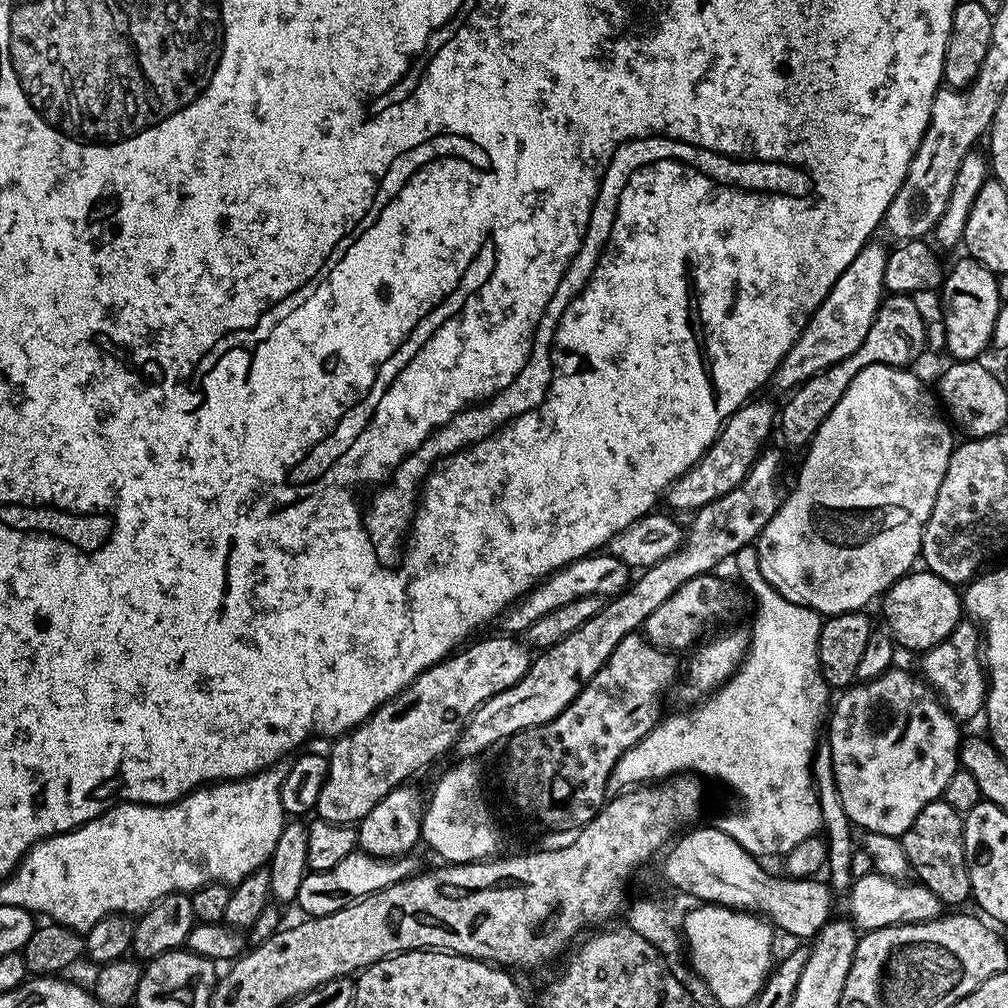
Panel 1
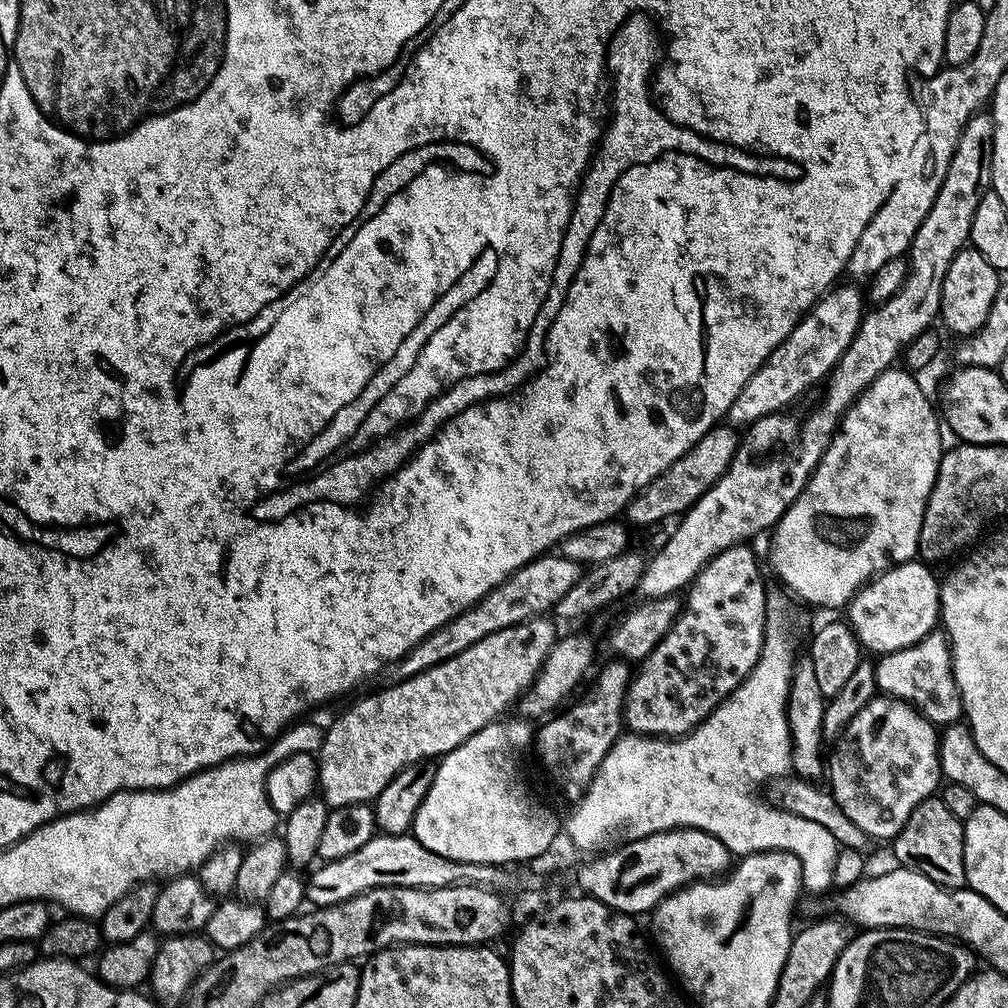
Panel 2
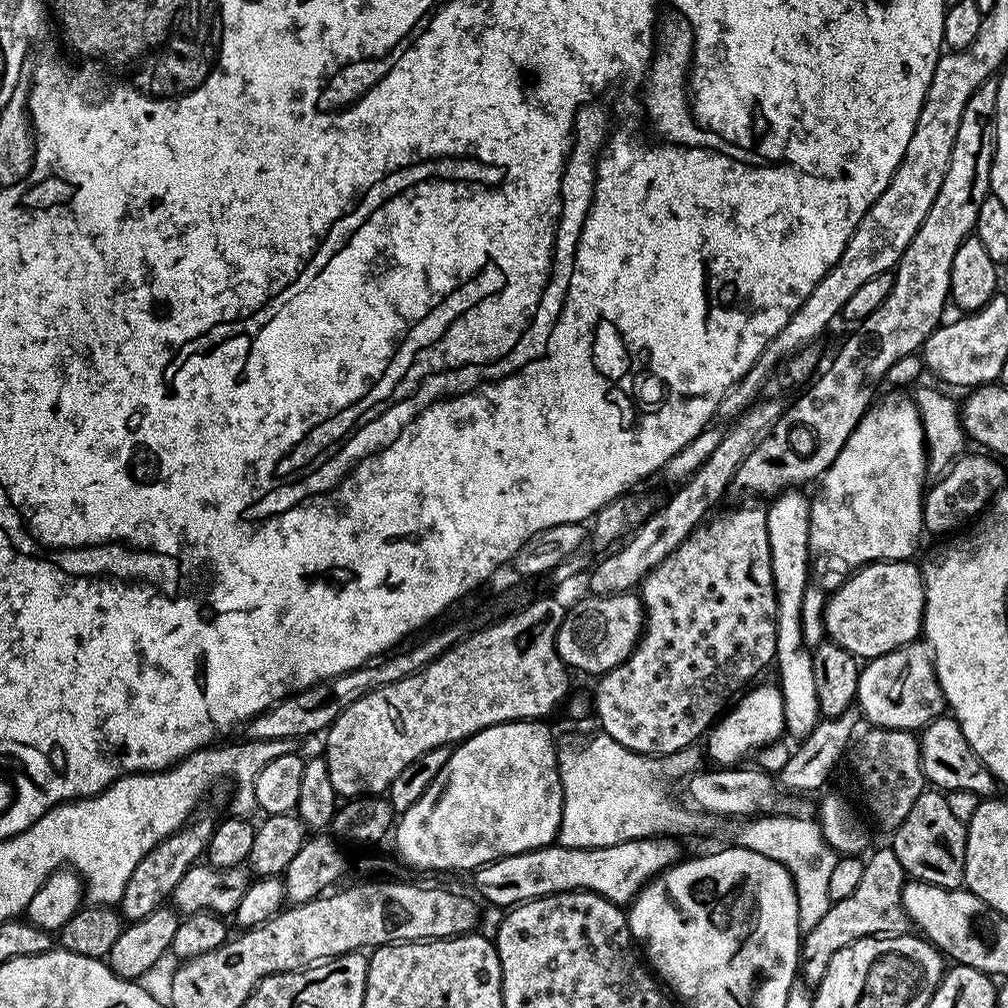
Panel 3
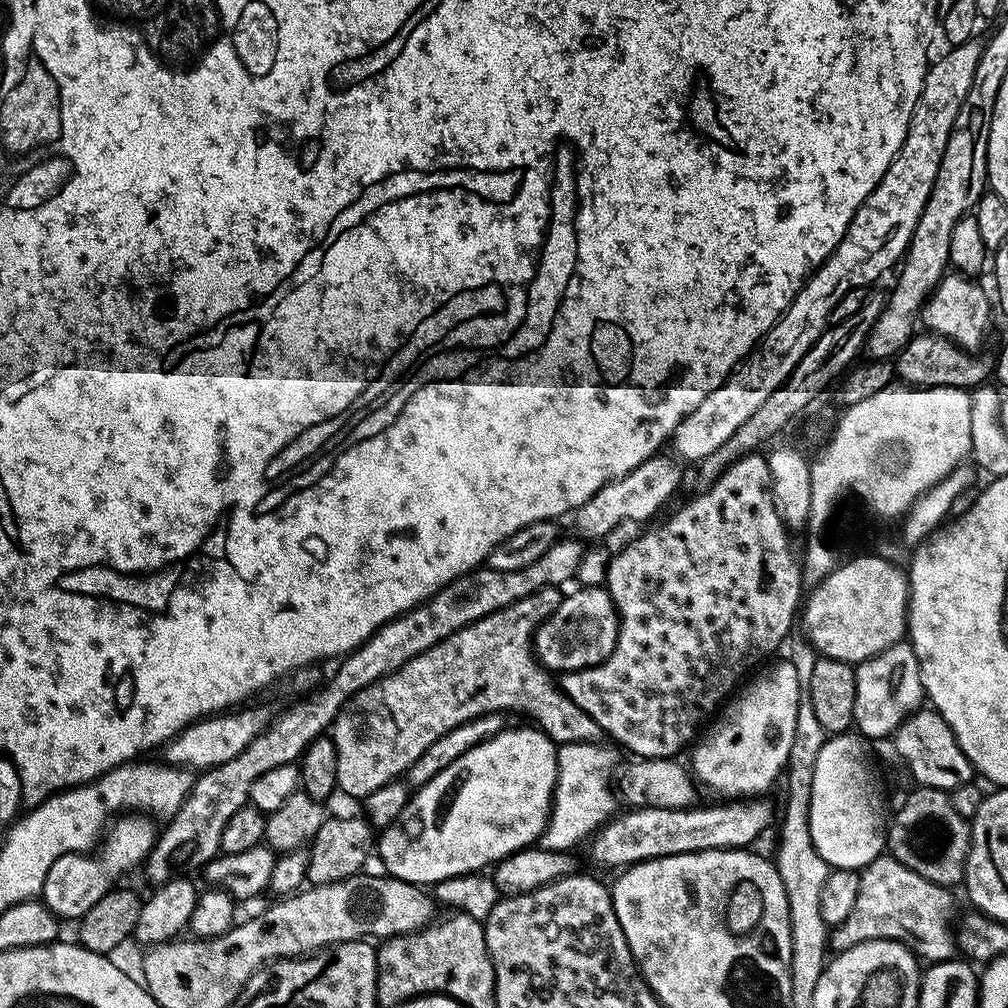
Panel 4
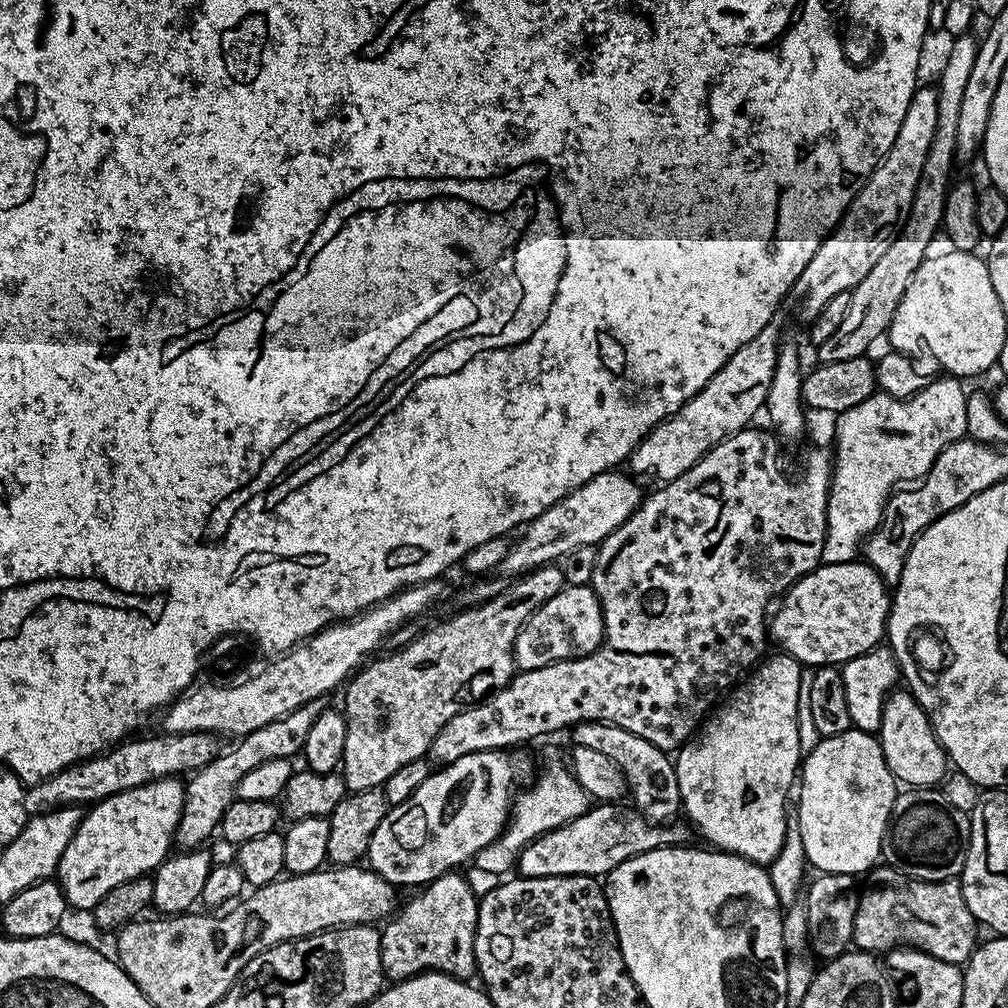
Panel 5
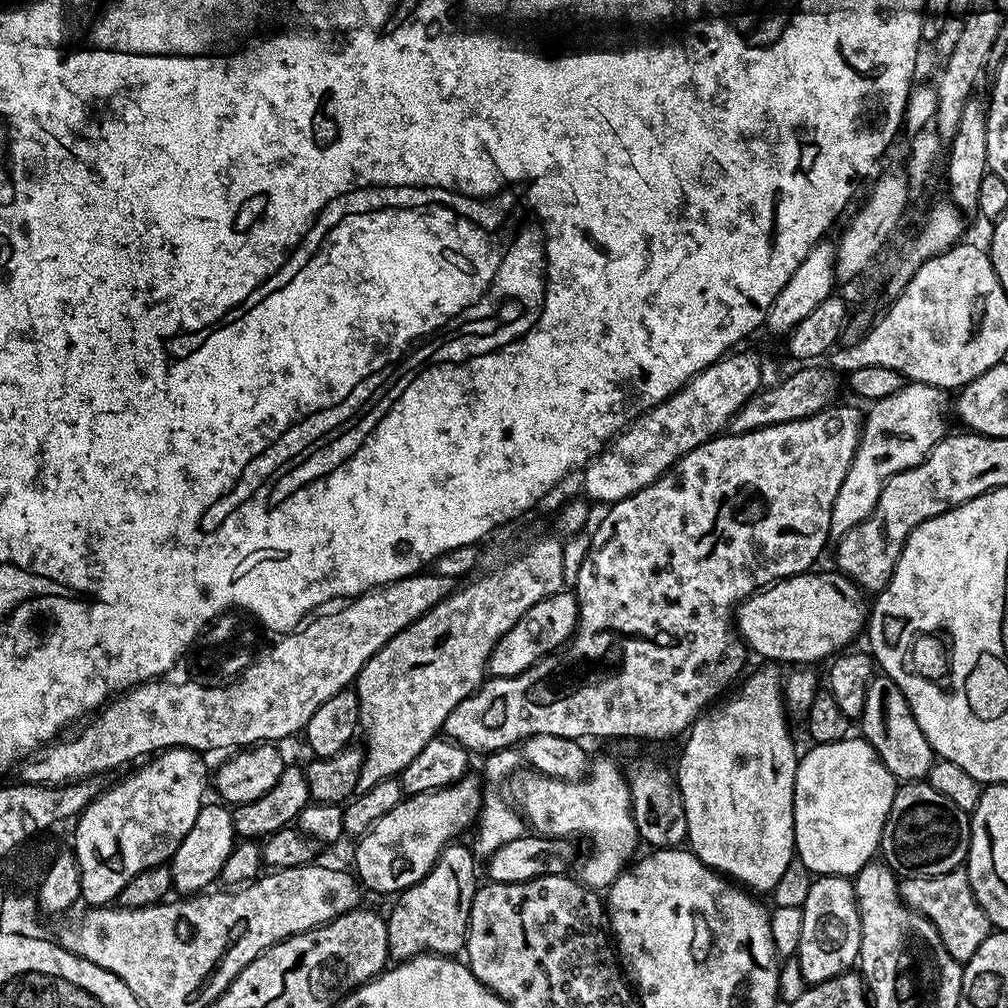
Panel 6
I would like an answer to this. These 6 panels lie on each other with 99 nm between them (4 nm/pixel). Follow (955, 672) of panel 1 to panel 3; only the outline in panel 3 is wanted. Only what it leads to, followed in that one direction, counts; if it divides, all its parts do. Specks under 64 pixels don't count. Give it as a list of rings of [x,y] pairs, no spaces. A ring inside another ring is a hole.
[[[913,642],[867,661],[860,670],[855,703],[869,725],[911,732],[922,730],[947,709],[936,677],[932,649],[927,643]]]

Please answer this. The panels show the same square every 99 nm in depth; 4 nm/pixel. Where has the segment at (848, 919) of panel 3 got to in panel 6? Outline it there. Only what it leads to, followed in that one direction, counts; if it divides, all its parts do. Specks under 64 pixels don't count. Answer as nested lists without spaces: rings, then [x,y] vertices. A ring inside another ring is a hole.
[[[963,867],[937,876],[909,876],[899,881],[900,897],[914,912],[923,914],[936,927],[946,950],[955,960],[974,958],[978,946],[990,935],[990,925],[982,906],[974,898],[970,878]]]

